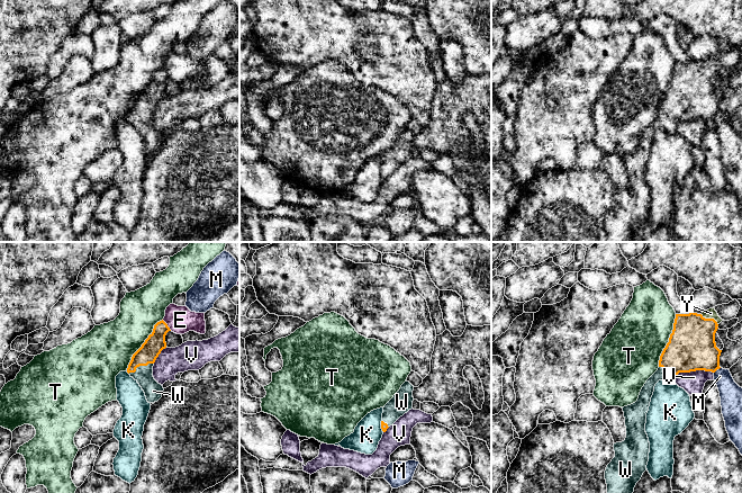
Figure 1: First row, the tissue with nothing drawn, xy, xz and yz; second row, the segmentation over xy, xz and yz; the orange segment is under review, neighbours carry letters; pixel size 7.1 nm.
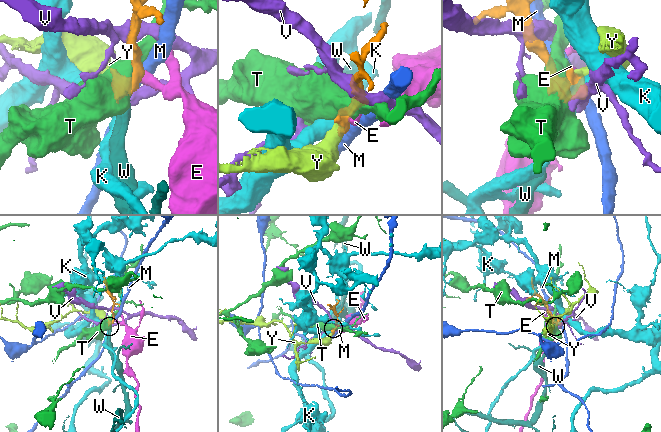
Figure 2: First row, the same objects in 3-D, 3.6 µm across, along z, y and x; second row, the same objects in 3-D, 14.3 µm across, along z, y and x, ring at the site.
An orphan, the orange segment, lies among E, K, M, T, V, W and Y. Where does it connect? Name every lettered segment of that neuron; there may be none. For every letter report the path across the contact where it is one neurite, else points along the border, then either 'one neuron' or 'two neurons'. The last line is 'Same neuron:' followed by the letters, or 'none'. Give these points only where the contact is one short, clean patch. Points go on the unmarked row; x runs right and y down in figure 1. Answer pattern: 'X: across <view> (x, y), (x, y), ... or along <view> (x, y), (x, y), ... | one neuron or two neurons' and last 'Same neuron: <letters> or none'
E: along xy (162, 68), (171, 78) | two neurons
K: along xz (381, 168), (381, 177), (383, 179) | two neurons
M: along yz (720, 115), (714, 120) | two neurons
T: two neurons
V: two neurons
W: across xy (150, 98), (139, 113), (146, 130), (153, 139) | one neuron
Y: across yz (691, 93), (694, 83), (709, 66), (711, 61) | one neuron
Same neuron: W, Y

